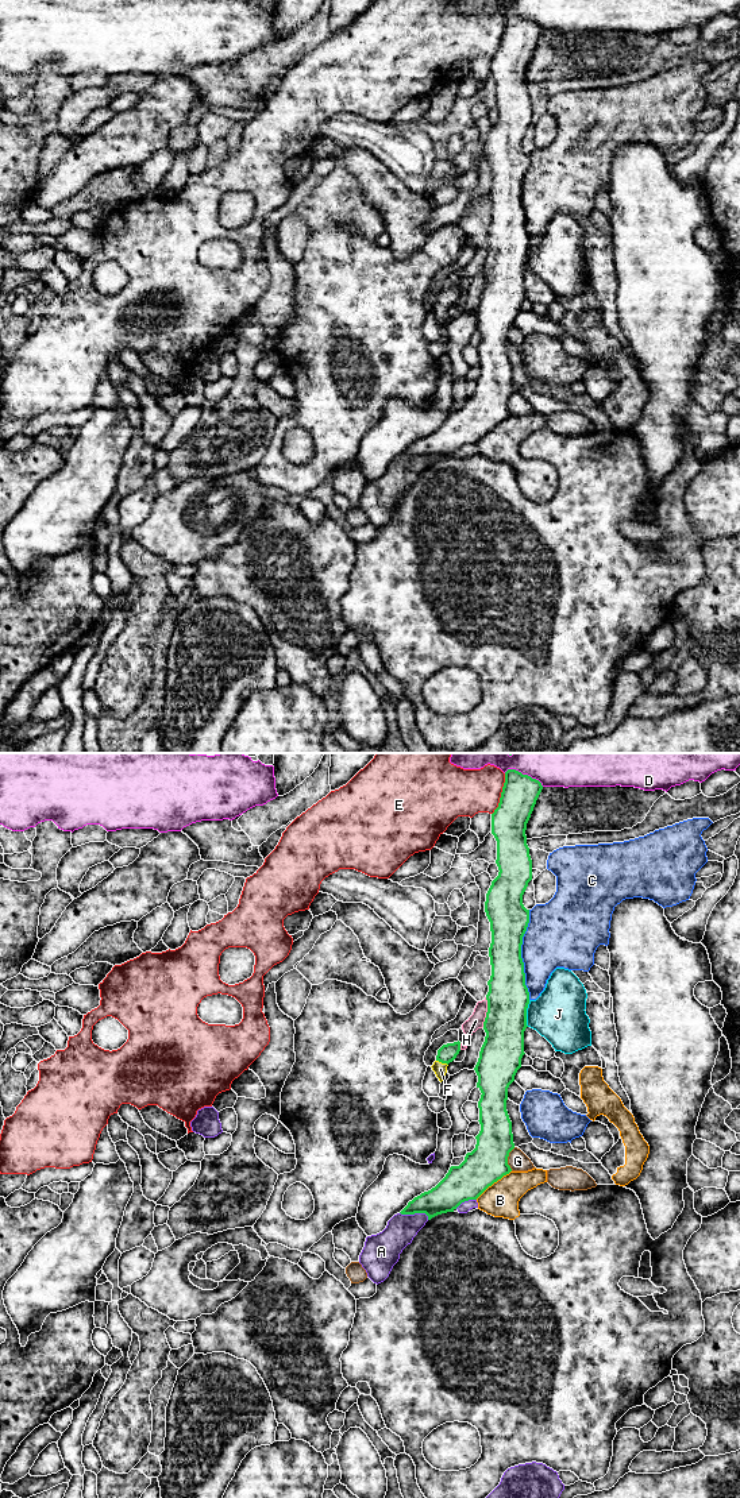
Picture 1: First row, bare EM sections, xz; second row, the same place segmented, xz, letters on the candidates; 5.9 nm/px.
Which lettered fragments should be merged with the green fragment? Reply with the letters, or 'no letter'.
F

